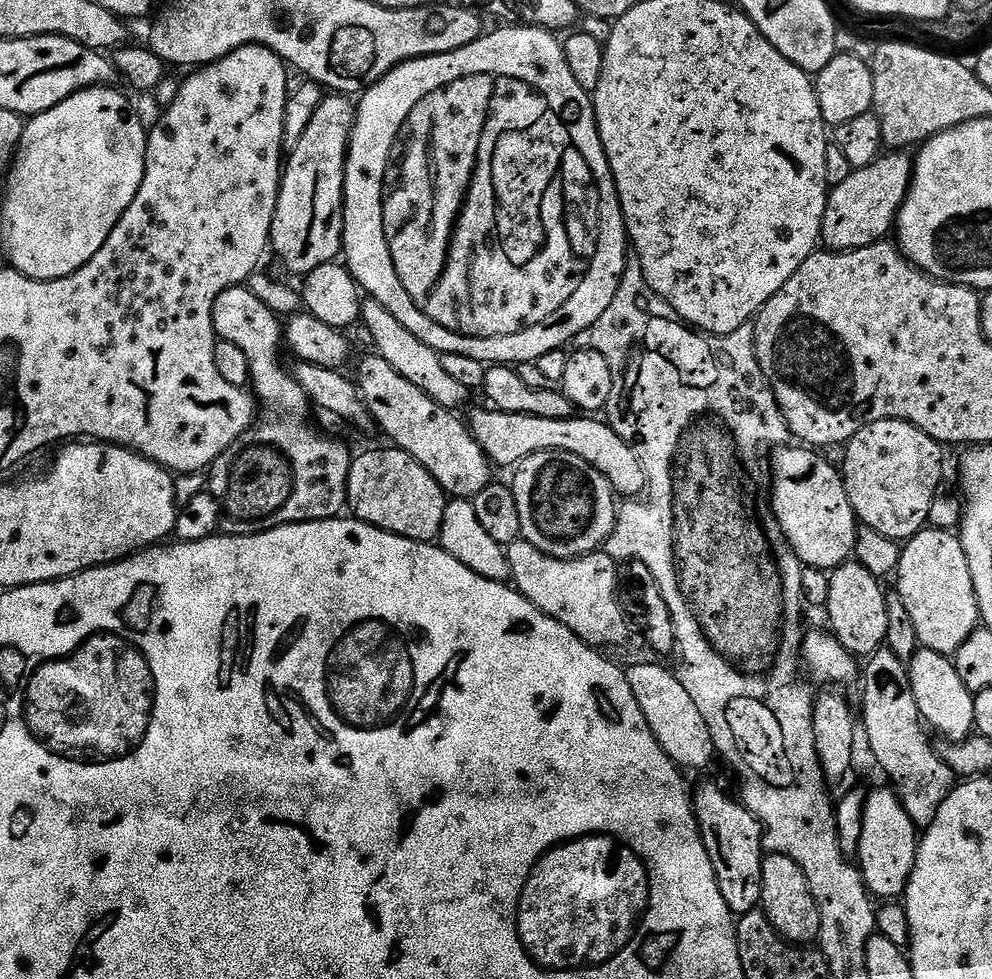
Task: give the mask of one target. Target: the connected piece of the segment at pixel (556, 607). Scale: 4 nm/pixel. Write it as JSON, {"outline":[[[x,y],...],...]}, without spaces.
{"outline":[[[523,538],[507,545],[506,551],[512,571],[511,583],[538,610],[562,622],[579,640],[597,650],[607,649],[607,644],[627,642],[630,625],[616,600],[618,564],[611,556],[597,550],[574,560],[559,560],[546,556]]]}

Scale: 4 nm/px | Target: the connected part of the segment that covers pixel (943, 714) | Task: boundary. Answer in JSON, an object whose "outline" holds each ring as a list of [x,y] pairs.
{"outline":[[[919,647],[912,659],[907,661],[907,665],[910,686],[914,690],[914,702],[918,702],[920,717],[925,725],[933,733],[941,732],[948,742],[959,742],[973,735],[976,726],[974,693],[968,689],[966,682],[962,682],[962,678],[958,678],[955,663],[934,650]]]}

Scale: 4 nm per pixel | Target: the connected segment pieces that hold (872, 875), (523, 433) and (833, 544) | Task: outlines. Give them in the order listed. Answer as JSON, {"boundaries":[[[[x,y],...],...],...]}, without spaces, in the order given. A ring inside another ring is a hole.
{"boundaries":[[[[891,787],[876,788],[867,793],[864,802],[864,821],[862,822],[862,842],[858,853],[858,867],[864,877],[864,885],[873,897],[903,897],[910,874],[916,861],[918,826],[906,814],[899,796]]],[[[491,406],[476,408],[466,423],[473,438],[482,446],[493,465],[511,469],[519,465],[530,454],[535,452],[569,452],[578,454],[582,462],[590,462],[598,474],[602,474],[610,482],[612,491],[620,498],[636,498],[645,491],[648,479],[642,470],[642,462],[638,454],[603,419],[593,418],[588,414],[573,414],[568,419],[538,418],[530,414],[510,414],[498,412]]],[[[781,446],[770,456],[771,511],[778,517],[782,534],[801,564],[825,570],[839,568],[853,559],[858,527],[841,469],[811,447],[792,447]]]]}

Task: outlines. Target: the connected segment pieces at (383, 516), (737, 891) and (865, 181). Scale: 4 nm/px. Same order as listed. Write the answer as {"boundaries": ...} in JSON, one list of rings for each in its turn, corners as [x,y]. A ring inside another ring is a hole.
{"boundaries":[[[[387,446],[357,455],[350,466],[348,508],[357,520],[395,536],[430,544],[439,541],[442,514],[449,497],[444,487],[413,456],[401,448]]],[[[704,784],[694,792],[696,824],[700,827],[700,837],[710,854],[718,890],[726,898],[726,906],[737,917],[761,907],[762,866],[766,849],[765,829],[749,808],[728,792],[723,792],[716,784]]],[[[892,150],[887,154],[881,154],[870,166],[852,171],[850,178],[846,178],[846,182],[831,185],[826,202],[826,214],[822,218],[820,231],[823,247],[829,252],[853,252],[885,239],[889,235],[887,232],[893,231],[900,208],[908,196],[908,187],[912,184],[913,167],[913,157],[907,151]]]]}

